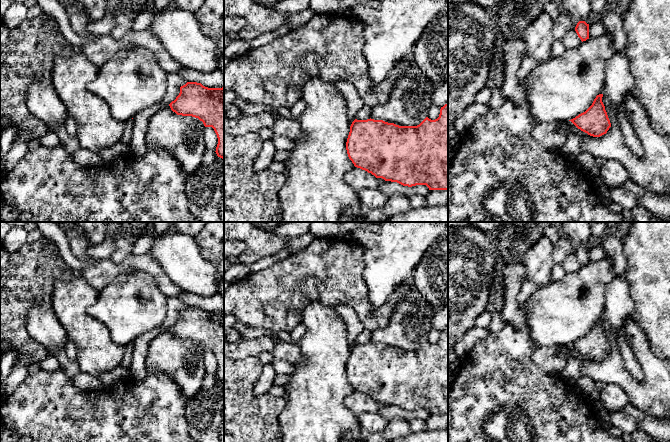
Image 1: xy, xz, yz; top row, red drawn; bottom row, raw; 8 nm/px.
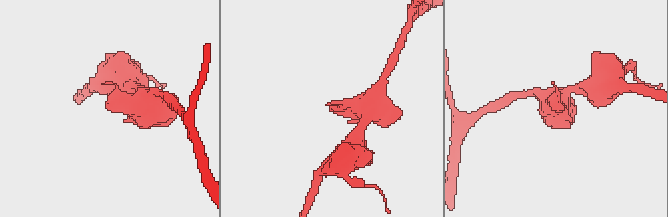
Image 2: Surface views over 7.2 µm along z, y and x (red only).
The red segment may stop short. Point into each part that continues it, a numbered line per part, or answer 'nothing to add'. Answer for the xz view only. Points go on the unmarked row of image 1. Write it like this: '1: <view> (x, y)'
nothing to add

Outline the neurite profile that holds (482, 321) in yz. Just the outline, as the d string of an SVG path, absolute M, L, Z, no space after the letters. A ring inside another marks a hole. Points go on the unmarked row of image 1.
M484 311L483 313L481 313L475 320L475 326L476 327L479 327L479 328L487 328L488 327L488 324L491 320L491 316L492 314L487 312L487 311Z

